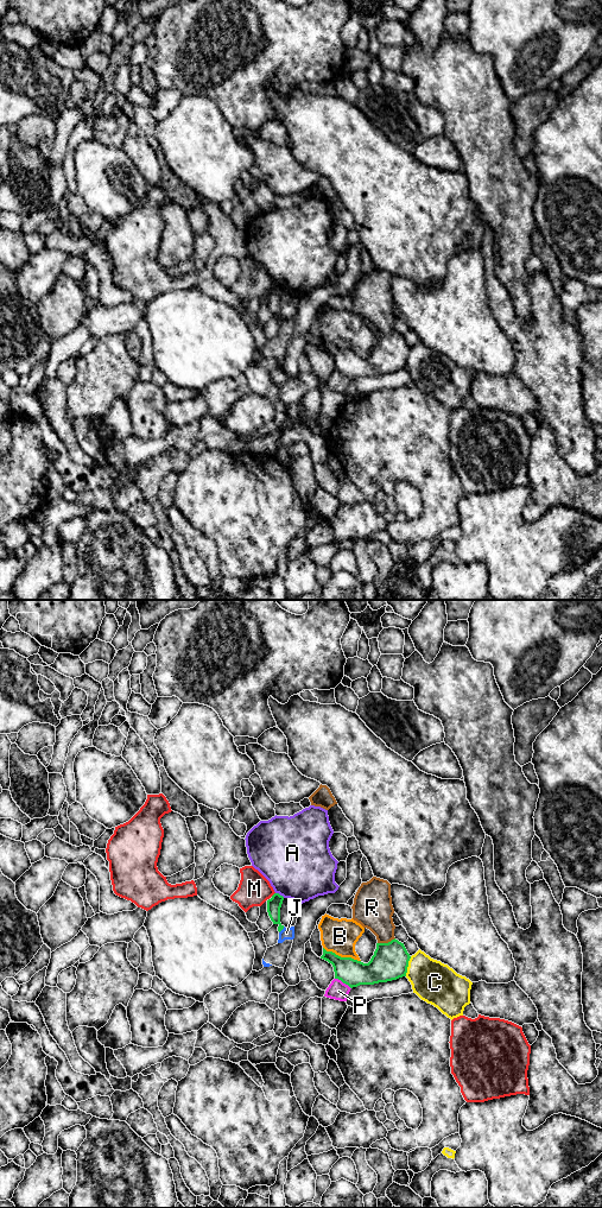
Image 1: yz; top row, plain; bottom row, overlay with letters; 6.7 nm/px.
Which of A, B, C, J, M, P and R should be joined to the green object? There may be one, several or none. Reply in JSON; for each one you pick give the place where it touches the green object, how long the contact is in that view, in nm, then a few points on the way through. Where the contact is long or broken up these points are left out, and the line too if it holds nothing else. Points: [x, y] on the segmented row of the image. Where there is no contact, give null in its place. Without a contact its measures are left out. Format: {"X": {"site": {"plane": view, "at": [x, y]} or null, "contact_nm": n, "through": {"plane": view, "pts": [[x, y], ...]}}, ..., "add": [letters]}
{"add": []}

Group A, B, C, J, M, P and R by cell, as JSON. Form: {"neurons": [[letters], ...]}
{"neurons": [["A"], ["B"], ["C"], ["J"], ["M"], ["P"], ["R"]]}

